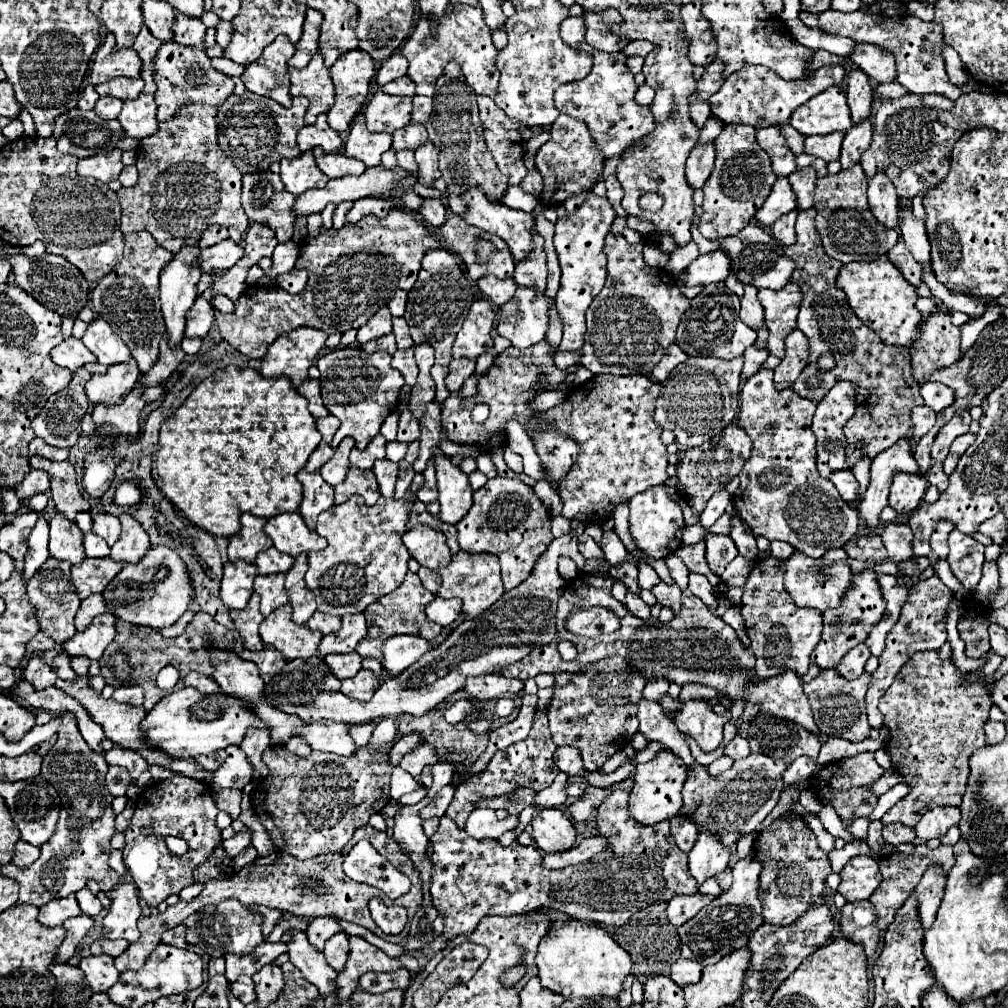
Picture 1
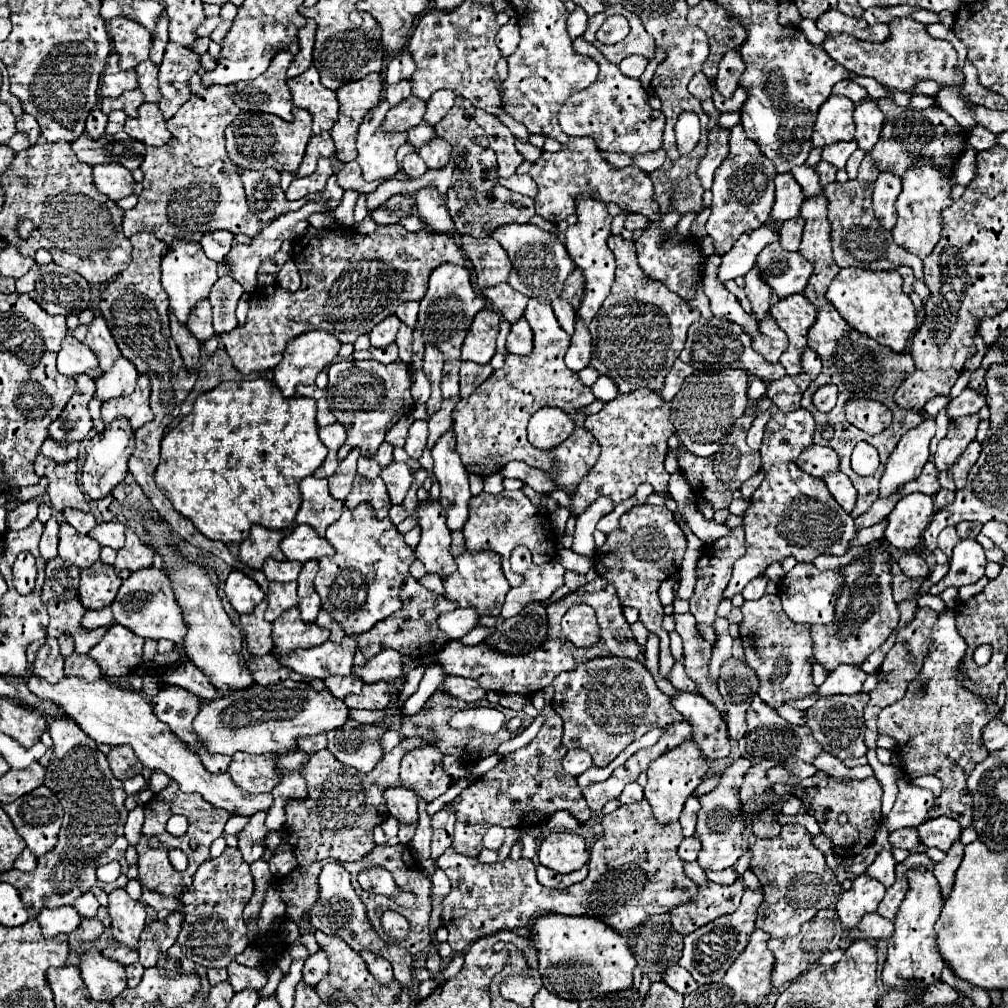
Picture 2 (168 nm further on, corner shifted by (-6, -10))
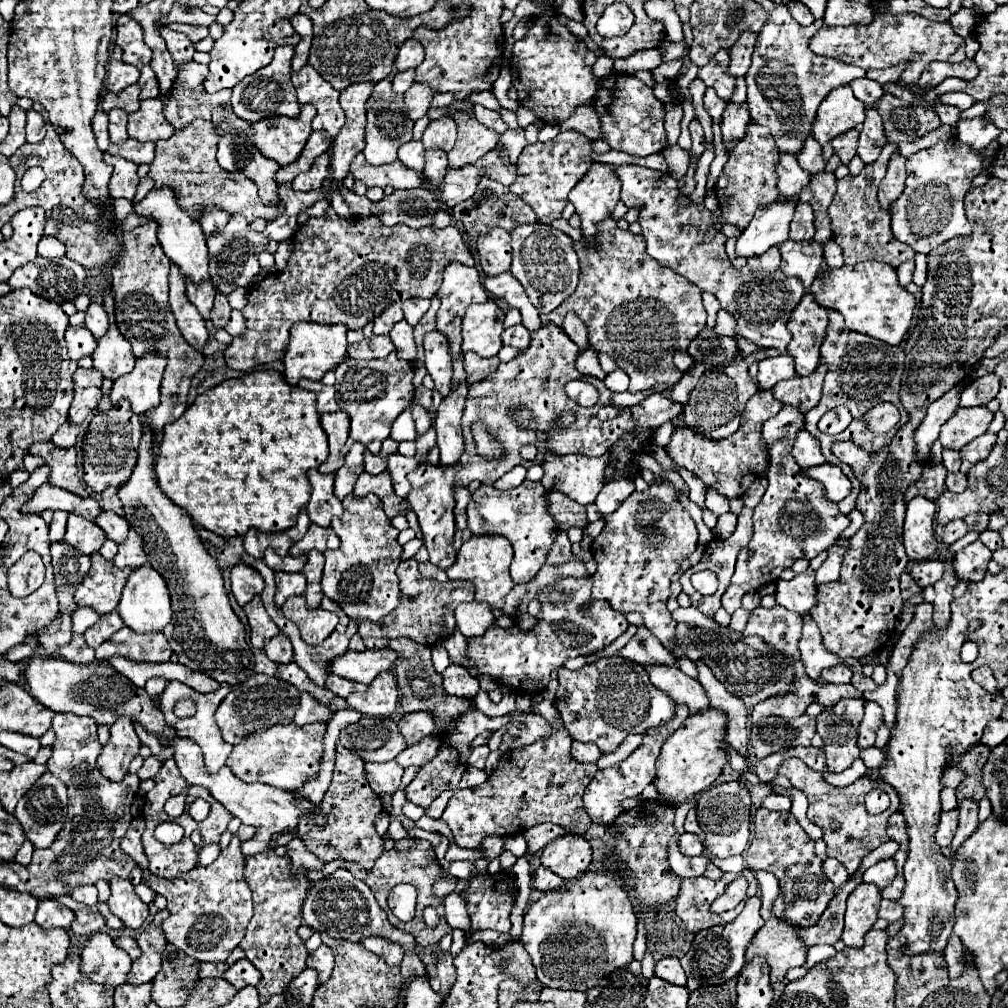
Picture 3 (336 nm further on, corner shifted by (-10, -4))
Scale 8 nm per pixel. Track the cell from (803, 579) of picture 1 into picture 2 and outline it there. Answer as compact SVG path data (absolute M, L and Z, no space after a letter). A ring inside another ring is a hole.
M796 563L796 567L784 575L780 581L780 599L784 613L794 623L808 623L808 625L826 625L834 619L834 605L838 599L838 591L842 585L840 571L818 571L812 563Z

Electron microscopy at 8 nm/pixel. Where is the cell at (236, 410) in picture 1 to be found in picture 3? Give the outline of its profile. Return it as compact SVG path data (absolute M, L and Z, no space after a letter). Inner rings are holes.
M252 371L248 375L242 375L238 379L228 379L216 387L212 387L210 391L202 393L196 397L196 403L192 407L186 409L186 413L176 419L174 423L168 423L164 427L164 437L160 443L160 451L156 457L156 477L158 477L158 485L160 489L182 509L188 511L188 515L194 519L196 525L206 527L208 531L220 535L220 537L236 537L236 535L246 535L248 529L260 529L260 531L284 531L290 529L300 513L300 509L304 509L308 505L310 499L310 483L306 473L310 469L316 469L318 465L322 465L328 457L328 441L326 441L326 433L320 427L320 415L316 415L316 393L314 391L306 391L300 387L290 387L284 377L278 371Z

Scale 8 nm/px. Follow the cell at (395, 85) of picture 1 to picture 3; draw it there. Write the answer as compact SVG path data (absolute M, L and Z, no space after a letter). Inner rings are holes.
M410 69L410 71L402 71L402 73L396 73L394 79L392 79L394 93L404 95L404 93L410 89L412 83L414 83L414 69Z

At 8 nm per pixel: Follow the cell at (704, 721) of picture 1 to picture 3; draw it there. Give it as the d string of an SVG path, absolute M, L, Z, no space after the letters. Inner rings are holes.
M658 665L658 667L646 667L646 671L654 687L664 691L676 703L688 705L690 713L700 713L706 711L706 707L710 707L706 689L702 689L702 685L696 679L684 675L678 667Z

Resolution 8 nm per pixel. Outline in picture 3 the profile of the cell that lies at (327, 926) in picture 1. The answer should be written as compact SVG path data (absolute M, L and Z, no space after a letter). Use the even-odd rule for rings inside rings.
M306 967L298 977L292 979L290 993L292 993L302 1005L310 1005L316 987L318 987L318 971Z

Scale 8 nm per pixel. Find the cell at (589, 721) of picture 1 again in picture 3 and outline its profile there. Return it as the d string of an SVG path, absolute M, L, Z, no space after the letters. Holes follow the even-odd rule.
M624 657L598 659L576 671L558 669L558 691L554 707L558 709L566 729L576 741L592 741L602 753L612 753L628 737L628 733L644 733L646 729L664 725L674 719L676 703L660 689L650 685L646 669L626 661Z

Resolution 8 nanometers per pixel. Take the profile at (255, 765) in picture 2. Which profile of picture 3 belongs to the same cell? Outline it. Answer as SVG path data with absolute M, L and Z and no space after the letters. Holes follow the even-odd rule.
M282 721L262 733L252 733L250 737L246 737L240 745L234 747L226 765L244 783L268 783L272 787L292 791L318 773L324 731L324 723L310 723L298 727L294 721Z

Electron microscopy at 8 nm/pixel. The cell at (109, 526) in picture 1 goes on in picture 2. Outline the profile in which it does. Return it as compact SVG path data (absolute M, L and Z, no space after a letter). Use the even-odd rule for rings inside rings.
M100 523L88 535L92 539L96 539L100 545L108 545L118 551L118 549L122 549L124 533L126 533L126 525L122 525L122 523Z

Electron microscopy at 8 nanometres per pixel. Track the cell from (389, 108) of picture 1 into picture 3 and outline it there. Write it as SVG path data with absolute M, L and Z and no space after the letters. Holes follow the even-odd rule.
M414 83L406 95L404 95L404 105L406 105L406 115L416 121L420 117L426 115L426 111L430 109L430 101L432 101L434 91L422 83Z

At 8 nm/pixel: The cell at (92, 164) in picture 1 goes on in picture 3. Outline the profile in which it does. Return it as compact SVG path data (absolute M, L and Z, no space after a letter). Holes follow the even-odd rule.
M104 155L104 161L110 163L114 167L112 179L110 179L110 195L114 199L118 197L126 197L126 199L134 199L136 195L136 185L138 185L138 165L130 163L122 157L114 157L114 155Z

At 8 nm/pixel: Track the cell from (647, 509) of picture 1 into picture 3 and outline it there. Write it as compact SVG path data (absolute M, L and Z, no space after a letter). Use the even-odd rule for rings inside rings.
M654 483L646 493L632 493L614 513L606 515L604 519L606 525L602 533L592 541L592 555L598 563L598 571L592 577L594 581L592 597L608 601L620 613L638 611L644 617L644 625L668 649L670 645L674 645L674 633L676 633L676 621L672 619L672 613L666 609L666 601L670 597L670 581L672 575L680 569L682 561L696 549L698 531L694 527L694 521L678 503L674 487L662 483Z

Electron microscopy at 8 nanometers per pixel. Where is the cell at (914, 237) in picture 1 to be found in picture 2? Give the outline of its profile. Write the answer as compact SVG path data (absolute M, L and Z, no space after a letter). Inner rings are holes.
M930 157L914 159L914 163L906 169L906 175L902 177L902 193L898 195L898 201L896 201L898 221L892 229L894 243L914 253L920 259L928 257L934 245L940 241L942 209L952 205L950 191L954 185L956 185L956 177L950 173L942 173L938 167L934 167Z

